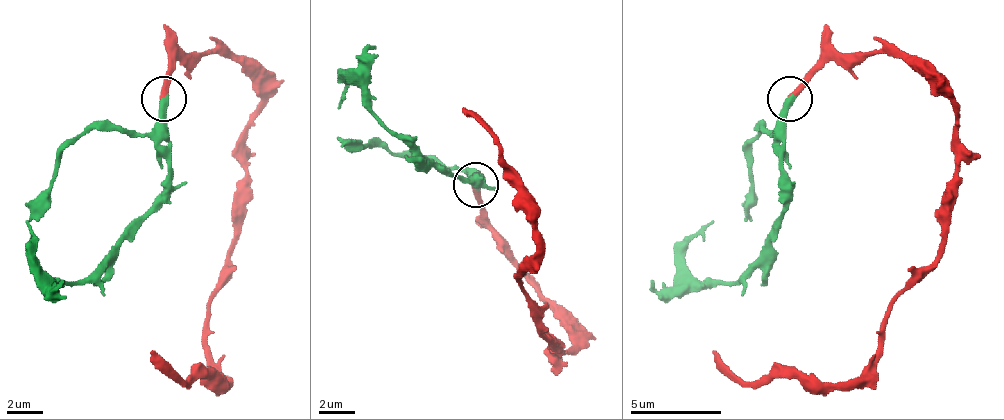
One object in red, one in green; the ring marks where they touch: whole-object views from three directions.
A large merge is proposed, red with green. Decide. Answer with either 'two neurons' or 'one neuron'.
one neuron

